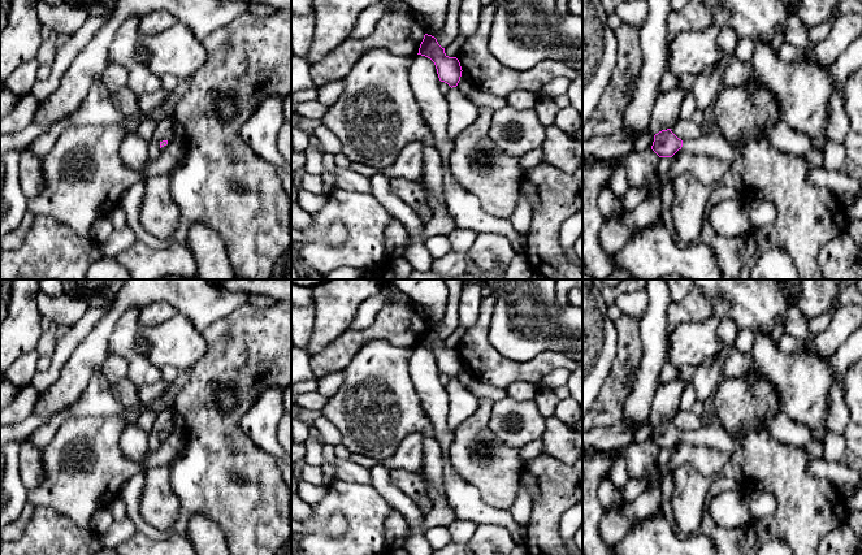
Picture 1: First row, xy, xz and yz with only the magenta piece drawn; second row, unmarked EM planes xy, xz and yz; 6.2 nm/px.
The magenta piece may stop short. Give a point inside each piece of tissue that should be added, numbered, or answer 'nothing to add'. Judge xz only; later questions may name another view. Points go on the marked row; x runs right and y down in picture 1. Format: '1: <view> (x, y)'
1: xz (462, 112)

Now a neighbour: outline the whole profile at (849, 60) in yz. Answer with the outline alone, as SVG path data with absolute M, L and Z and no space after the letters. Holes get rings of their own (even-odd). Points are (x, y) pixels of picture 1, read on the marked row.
M862 32L839 55L828 69L832 81L832 95L829 97L826 136L839 144L844 144L848 133L852 130L840 88L859 69L862 69Z

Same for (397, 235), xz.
M393 221L386 227L386 253L387 253L387 263L391 264L391 261L403 253L404 246L408 240L408 233L404 225L399 221Z

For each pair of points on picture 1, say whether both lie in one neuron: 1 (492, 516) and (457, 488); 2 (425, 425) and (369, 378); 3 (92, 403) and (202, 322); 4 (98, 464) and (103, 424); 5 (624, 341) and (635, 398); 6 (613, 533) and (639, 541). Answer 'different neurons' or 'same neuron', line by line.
1: same neuron
2: same neuron
3: different neurons
4: same neuron
5: different neurons
6: different neurons

